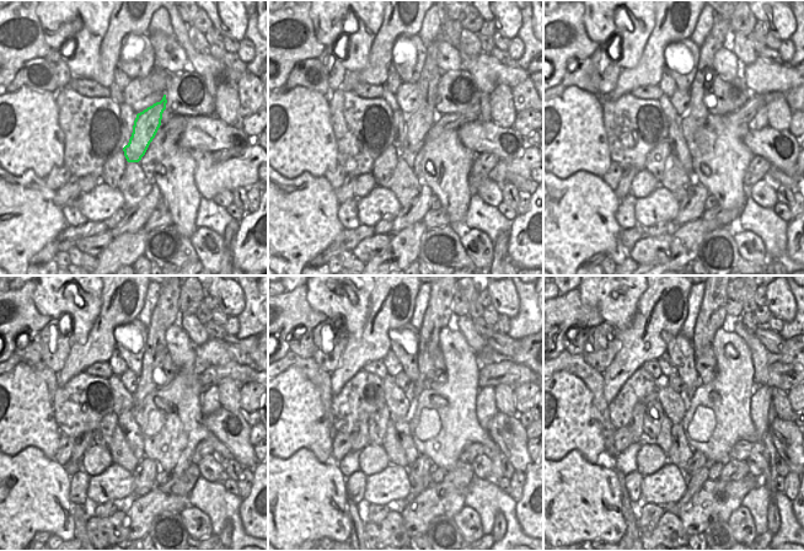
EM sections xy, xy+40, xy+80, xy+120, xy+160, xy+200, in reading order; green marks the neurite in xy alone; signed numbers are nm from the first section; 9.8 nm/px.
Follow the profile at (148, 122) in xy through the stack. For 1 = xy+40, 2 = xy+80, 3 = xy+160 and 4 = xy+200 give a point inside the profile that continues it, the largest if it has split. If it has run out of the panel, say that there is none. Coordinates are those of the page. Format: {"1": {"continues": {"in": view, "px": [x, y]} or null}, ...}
{"1": {"continues": {"in": "xy+40", "px": [418, 123]}}, "2": {"continues": {"in": "xy+80", "px": [702, 97]}}, "3": {"continues": {"in": "xy+160", "px": [439, 310]}}, "4": {"continues": {"in": "xy+200", "px": [712, 314]}}}

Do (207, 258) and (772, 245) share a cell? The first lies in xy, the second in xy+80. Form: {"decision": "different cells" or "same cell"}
{"decision": "different cells"}

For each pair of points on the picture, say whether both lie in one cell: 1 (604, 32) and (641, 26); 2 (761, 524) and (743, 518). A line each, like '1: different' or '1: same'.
1: same
2: different

